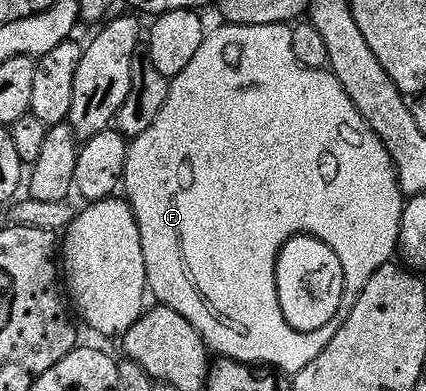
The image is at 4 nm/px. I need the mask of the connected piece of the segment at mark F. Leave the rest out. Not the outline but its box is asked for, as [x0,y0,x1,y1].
[122,24,405,374]

